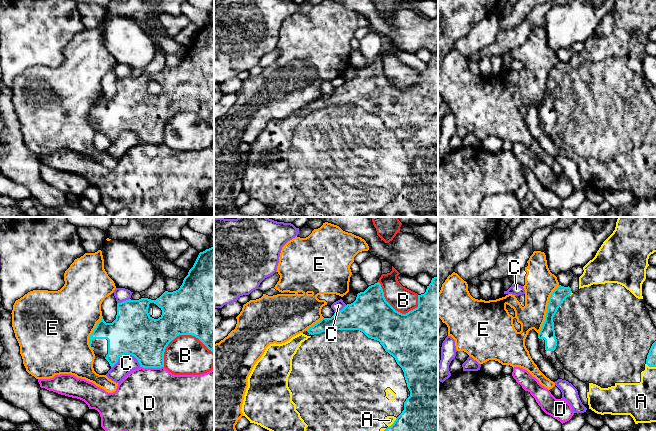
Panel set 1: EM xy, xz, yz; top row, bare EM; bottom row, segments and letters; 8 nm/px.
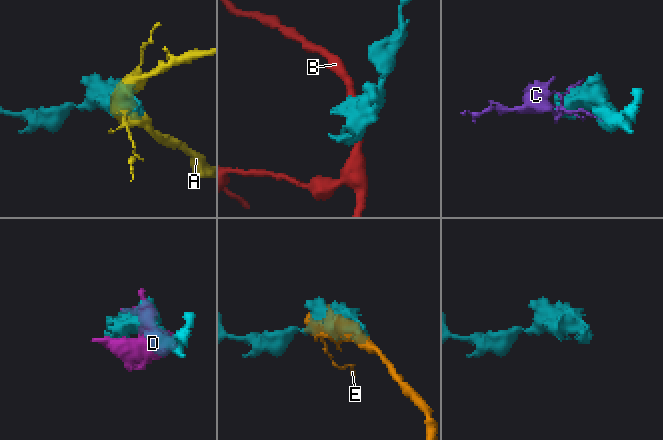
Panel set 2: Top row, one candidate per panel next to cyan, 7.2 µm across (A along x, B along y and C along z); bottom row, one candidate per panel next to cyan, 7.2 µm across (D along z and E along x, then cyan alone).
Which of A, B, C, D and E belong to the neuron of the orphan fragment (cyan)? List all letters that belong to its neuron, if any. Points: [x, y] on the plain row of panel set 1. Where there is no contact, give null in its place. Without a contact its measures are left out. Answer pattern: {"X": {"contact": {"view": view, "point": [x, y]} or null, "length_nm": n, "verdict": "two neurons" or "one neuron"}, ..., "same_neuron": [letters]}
{"A": {"contact": {"view": "xz", "point": [393, 199]}, "length_nm": 100, "verdict": "one neuron"}, "B": {"contact": {"view": "xy", "point": [179, 110]}, "length_nm": 420, "verdict": "two neurons"}, "C": {"contact": {"view": "xy", "point": [125, 129]}, "length_nm": 240, "verdict": "two neurons"}, "D": {"contact": {"view": "xy", "point": [152, 143]}, "length_nm": 190, "verdict": "two neurons"}, "E": {"contact": {"view": "yz", "point": [547, 86]}, "length_nm": 440, "verdict": "two neurons"}, "same_neuron": ["A"]}

